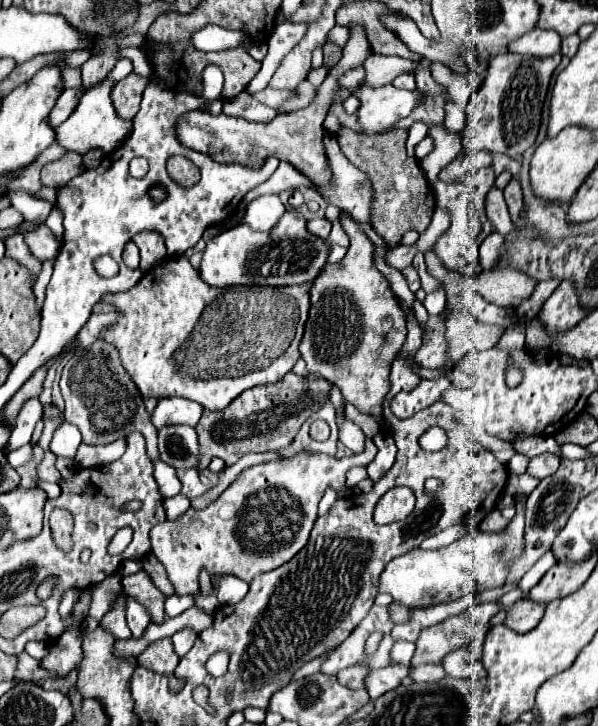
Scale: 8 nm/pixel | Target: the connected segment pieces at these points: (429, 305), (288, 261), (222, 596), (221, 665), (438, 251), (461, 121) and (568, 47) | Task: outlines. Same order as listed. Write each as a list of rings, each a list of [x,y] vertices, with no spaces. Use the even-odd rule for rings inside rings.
[[[440,286],[440,288],[436,288],[434,292],[426,294],[426,298],[424,298],[424,308],[426,308],[428,314],[432,314],[432,316],[440,314],[440,312],[446,308],[446,292],[444,292],[444,286]]]
[[[292,210],[286,212],[276,226],[266,232],[252,230],[250,226],[234,226],[206,242],[200,276],[212,288],[228,286],[292,286],[312,282],[326,266],[330,248],[328,244],[306,230],[306,218]]]
[[[216,576],[216,584],[218,584],[218,600],[222,604],[236,604],[248,592],[248,584],[234,576]]]
[[[216,652],[212,656],[212,660],[206,662],[206,670],[210,674],[224,674],[226,672],[226,666],[228,666],[228,654],[226,652]]]
[[[492,166],[488,168],[480,168],[476,174],[468,174],[464,176],[462,180],[458,182],[442,182],[438,180],[434,184],[434,194],[436,194],[436,206],[438,208],[444,208],[448,210],[450,214],[450,226],[448,230],[438,238],[438,242],[434,244],[434,254],[438,256],[438,260],[452,272],[458,272],[462,276],[478,276],[482,274],[482,266],[480,266],[480,258],[478,258],[478,248],[482,244],[482,240],[494,232],[494,226],[490,224],[490,220],[486,218],[486,212],[484,212],[484,200],[486,200],[486,194],[490,192],[490,188],[494,186],[494,180],[496,180],[496,174],[492,170]],[[470,214],[478,216],[478,220],[482,222],[482,232],[476,234],[472,232],[472,226],[470,226]]]
[[[448,102],[448,104],[444,106],[444,112],[446,112],[446,116],[444,116],[442,126],[446,126],[446,130],[450,130],[450,132],[460,132],[460,130],[466,126],[464,110],[462,110],[458,104]]]
[[[574,34],[574,36],[570,36],[570,38],[564,38],[564,40],[562,40],[560,50],[562,50],[562,54],[564,54],[564,56],[572,58],[572,56],[576,54],[576,50],[578,50],[578,36]]]

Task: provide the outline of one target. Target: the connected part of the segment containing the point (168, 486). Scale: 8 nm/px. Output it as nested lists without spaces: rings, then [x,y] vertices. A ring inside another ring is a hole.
[[[154,460],[154,478],[164,498],[172,498],[180,493],[181,483],[176,476],[176,470],[172,466],[166,466],[166,462]]]

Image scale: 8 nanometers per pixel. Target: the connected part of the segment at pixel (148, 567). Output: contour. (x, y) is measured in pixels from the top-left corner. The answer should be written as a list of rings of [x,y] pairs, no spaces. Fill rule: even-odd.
[[[152,553],[146,555],[143,559],[143,569],[149,574],[154,585],[168,597],[175,594],[175,590],[168,578],[167,572],[163,565]]]

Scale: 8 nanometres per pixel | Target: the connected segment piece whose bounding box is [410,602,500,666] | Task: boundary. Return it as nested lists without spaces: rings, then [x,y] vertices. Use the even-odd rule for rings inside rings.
[[[486,602],[486,604],[478,604],[478,606],[470,606],[459,615],[446,618],[444,622],[430,626],[426,630],[422,630],[420,638],[416,640],[416,652],[412,656],[412,666],[422,666],[422,664],[442,664],[444,658],[452,650],[471,644],[471,656],[475,660],[481,660],[483,652],[484,638],[488,632],[488,624],[490,620],[496,616],[496,610],[500,606],[496,606],[494,602]]]

